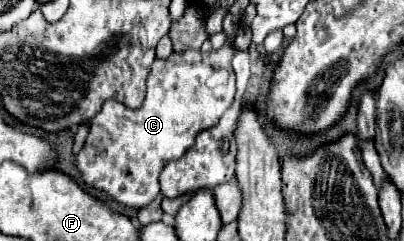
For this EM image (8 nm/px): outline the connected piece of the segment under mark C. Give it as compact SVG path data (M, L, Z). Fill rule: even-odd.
M224 45L218 51L202 52L200 50L186 49L182 53L172 53L168 59L156 59L152 63L152 71L148 77L148 91L146 99L140 109L124 111L124 105L108 99L98 115L90 121L90 131L82 151L76 155L76 169L82 175L82 181L88 187L104 191L116 203L140 209L154 201L160 193L158 177L166 163L180 159L200 131L216 125L226 109L234 103L236 97L236 77L232 71L232 57L236 49L234 45Z

